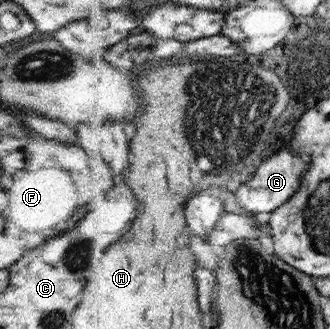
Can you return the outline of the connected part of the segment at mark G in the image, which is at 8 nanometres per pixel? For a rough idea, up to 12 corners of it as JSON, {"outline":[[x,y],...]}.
{"outline":[[291,148],[237,187],[239,204],[269,217],[300,192],[311,156]]}

